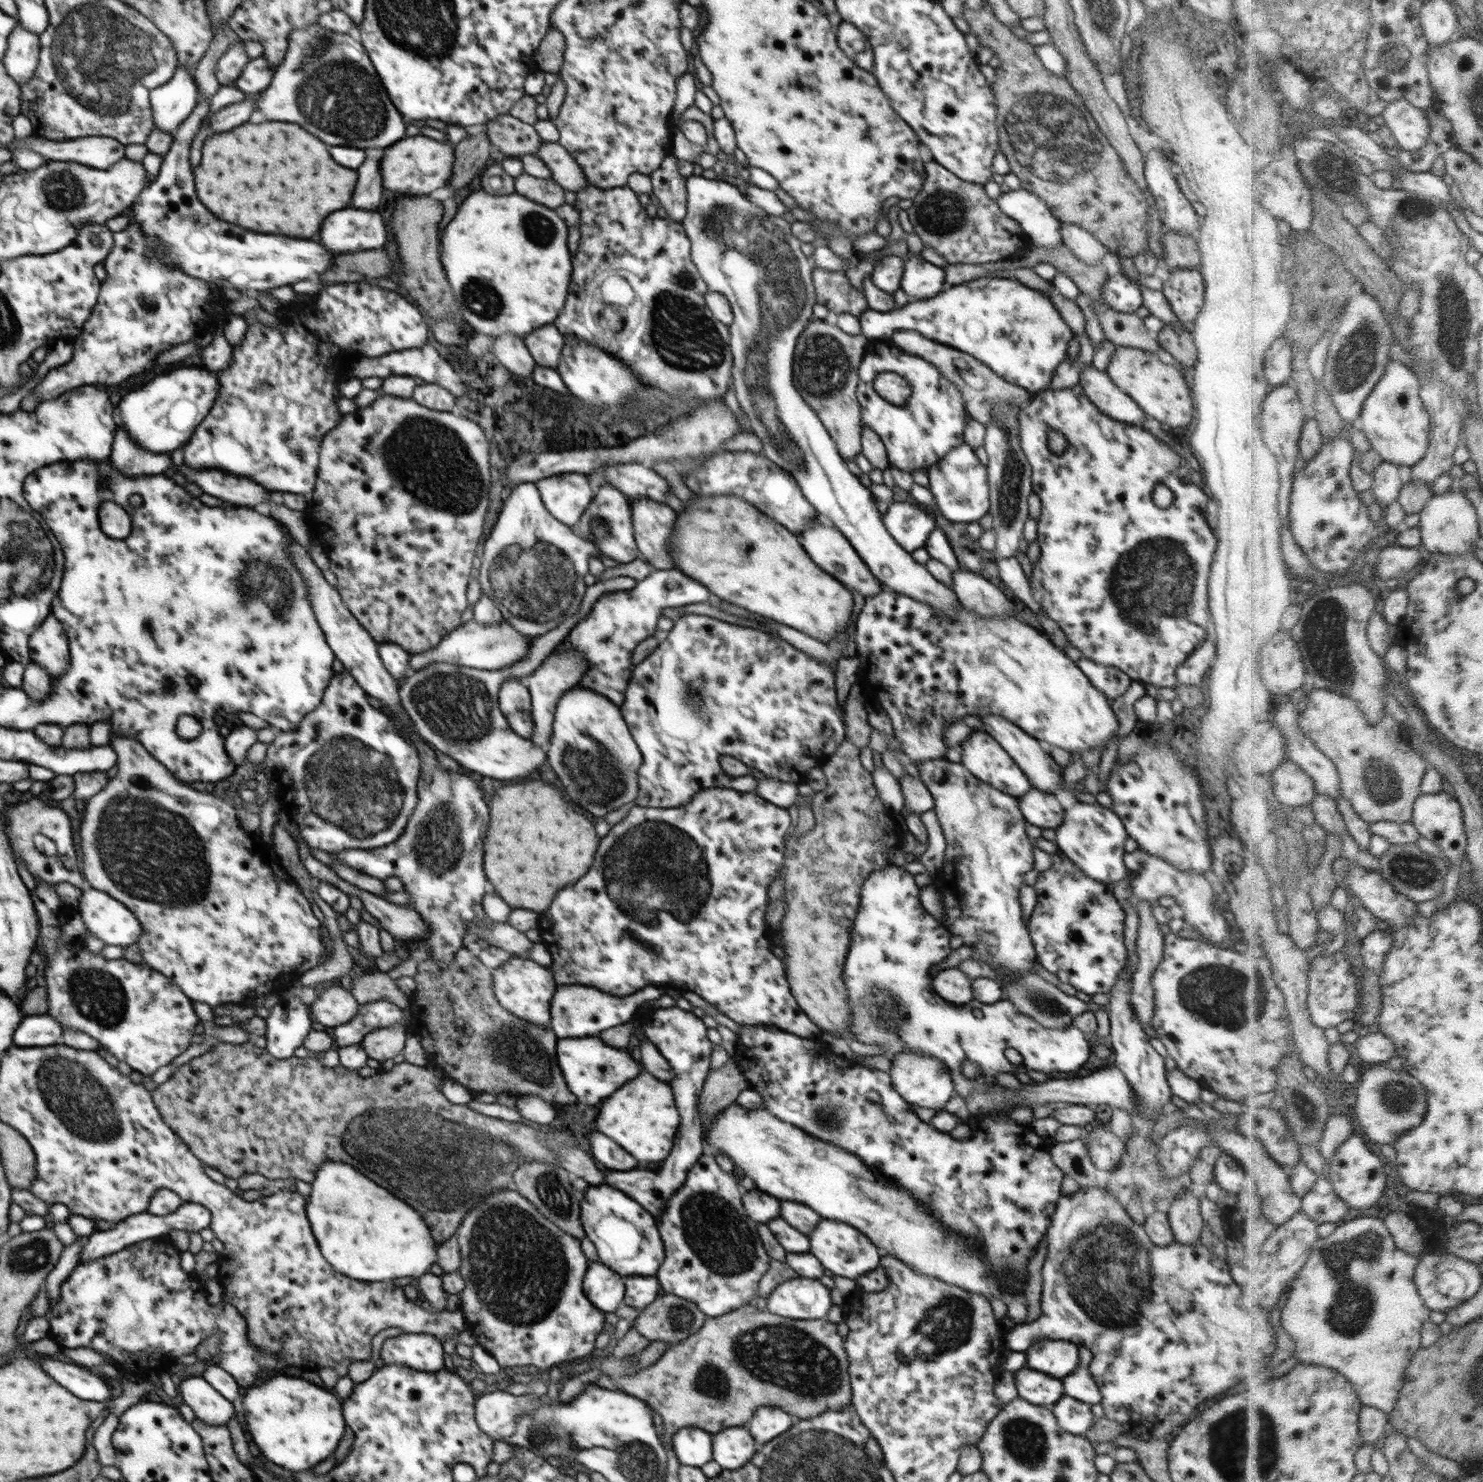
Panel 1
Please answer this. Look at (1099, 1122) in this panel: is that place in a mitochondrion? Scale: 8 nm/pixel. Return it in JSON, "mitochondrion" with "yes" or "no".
{"mitochondrion":"no"}

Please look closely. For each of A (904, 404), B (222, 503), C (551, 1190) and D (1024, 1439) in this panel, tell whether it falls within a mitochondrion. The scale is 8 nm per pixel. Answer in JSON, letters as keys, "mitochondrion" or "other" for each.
{"A":"other","B":"other","C":"mitochondrion","D":"mitochondrion"}

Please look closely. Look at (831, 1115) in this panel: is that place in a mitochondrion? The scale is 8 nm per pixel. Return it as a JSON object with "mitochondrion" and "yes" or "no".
{"mitochondrion":"yes"}

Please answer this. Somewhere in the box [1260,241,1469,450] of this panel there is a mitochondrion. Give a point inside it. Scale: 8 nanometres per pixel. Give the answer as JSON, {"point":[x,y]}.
{"point":[1355,359]}

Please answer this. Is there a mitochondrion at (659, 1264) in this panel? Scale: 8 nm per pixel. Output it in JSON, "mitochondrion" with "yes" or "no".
{"mitochondrion":"no"}

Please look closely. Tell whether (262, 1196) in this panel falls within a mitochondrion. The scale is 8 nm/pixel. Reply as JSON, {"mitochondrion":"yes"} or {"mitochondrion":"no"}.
{"mitochondrion":"no"}

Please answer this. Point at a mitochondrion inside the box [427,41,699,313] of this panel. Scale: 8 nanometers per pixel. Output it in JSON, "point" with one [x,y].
{"point":[542,232]}

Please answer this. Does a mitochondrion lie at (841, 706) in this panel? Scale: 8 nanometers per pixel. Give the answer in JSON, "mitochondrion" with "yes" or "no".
{"mitochondrion":"no"}

